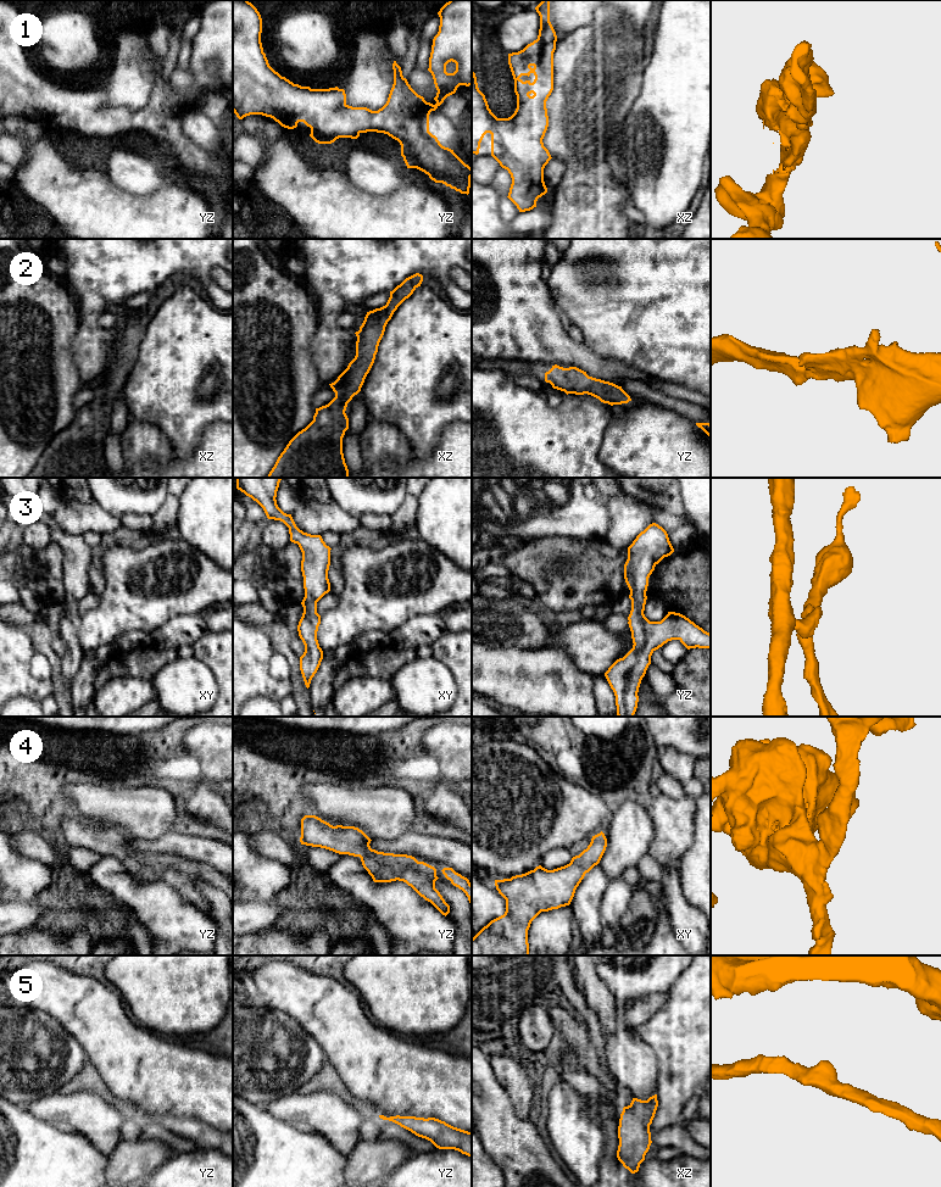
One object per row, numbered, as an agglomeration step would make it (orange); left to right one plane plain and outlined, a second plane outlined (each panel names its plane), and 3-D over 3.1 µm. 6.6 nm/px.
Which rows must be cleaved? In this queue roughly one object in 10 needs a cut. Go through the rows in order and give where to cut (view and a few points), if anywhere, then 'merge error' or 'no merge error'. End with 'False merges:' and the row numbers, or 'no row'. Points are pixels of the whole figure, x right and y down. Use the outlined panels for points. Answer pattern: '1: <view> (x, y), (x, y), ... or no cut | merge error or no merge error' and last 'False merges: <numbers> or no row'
1: no cut | no merge error
2: no cut | no merge error
3: no cut | no merge error
4: no cut | no merge error
5: no cut | no merge error
False merges: no row

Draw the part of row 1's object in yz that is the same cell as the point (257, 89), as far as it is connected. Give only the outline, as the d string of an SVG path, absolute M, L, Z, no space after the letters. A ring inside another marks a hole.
M233 0L233 112L239 119L250 115L273 118L282 127L294 129L299 122L311 128L310 136L318 144L332 144L339 138L357 139L361 133L384 133L401 145L407 168L417 168L435 183L442 183L461 194L469 194L472 168L453 150L440 144L429 132L429 115L460 85L472 85L472 0L450 0L438 12L439 32L433 39L429 68L438 90L435 105L418 95L394 61L394 84L386 104L378 111L352 107L346 104L344 89L311 89L282 77L268 63L261 43L262 18L247 0ZM449 62L456 63L453 73L446 72Z

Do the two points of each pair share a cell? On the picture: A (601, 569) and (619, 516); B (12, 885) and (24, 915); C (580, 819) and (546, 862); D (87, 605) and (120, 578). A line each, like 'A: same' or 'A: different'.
A: different
B: different
C: different
D: different

